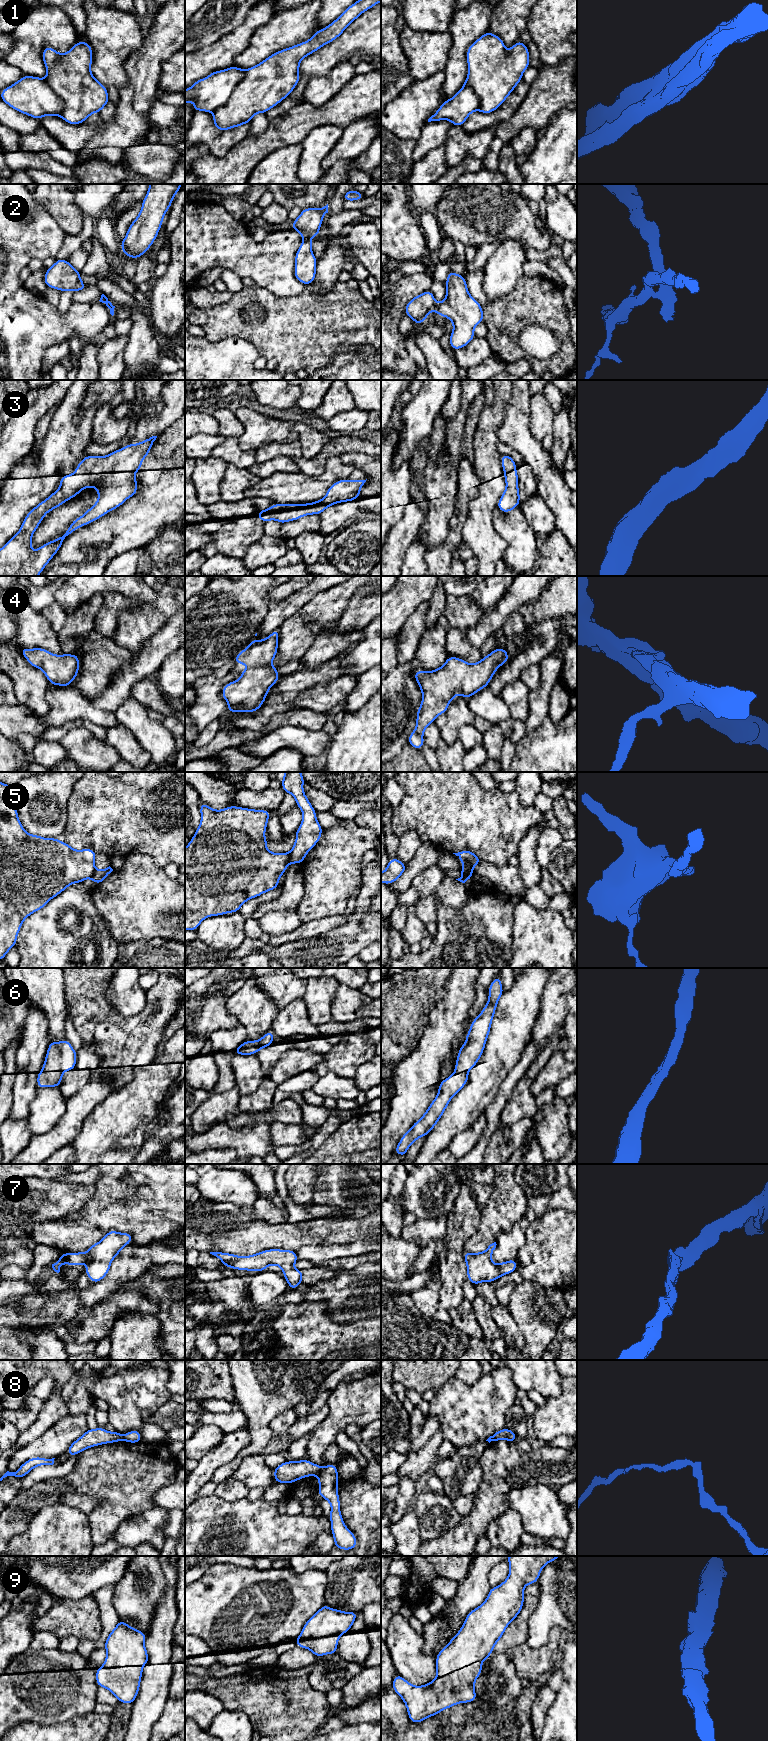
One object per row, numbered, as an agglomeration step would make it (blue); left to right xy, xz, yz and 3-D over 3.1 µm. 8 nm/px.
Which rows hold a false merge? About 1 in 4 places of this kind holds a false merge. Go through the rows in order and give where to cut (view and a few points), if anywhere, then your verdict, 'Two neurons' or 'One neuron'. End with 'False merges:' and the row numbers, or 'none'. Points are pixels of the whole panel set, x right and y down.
1: No split. One neuron
2: Split along xz (304, 238), (309, 239). Two neurons
3: No split. One neuron
4: No split. One neuron
5: Split along xz (287, 853), (290, 862). Two neurons
6: No split. One neuron
7: No split. One neuron
8: Split along xz (321, 1468), (316, 1475). Two neurons
9: No split. One neuron
False merges: 2, 5, 8

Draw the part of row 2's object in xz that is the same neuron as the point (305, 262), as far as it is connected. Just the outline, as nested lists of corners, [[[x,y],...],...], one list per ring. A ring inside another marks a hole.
[[[304,239],[295,255],[295,278],[305,284],[313,283],[316,276],[317,259],[312,252],[310,239]]]

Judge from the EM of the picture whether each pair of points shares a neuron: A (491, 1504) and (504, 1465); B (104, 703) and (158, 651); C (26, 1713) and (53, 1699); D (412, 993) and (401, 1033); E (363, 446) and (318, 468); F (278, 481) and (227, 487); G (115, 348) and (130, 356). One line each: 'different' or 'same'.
A: same
B: same
C: same
D: same
E: same
F: different
G: different

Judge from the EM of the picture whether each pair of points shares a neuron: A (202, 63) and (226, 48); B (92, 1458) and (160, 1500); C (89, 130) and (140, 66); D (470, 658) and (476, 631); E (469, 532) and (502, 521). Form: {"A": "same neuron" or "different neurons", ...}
{"A": "same neuron", "B": "different neurons", "C": "different neurons", "D": "different neurons", "E": "different neurons"}

